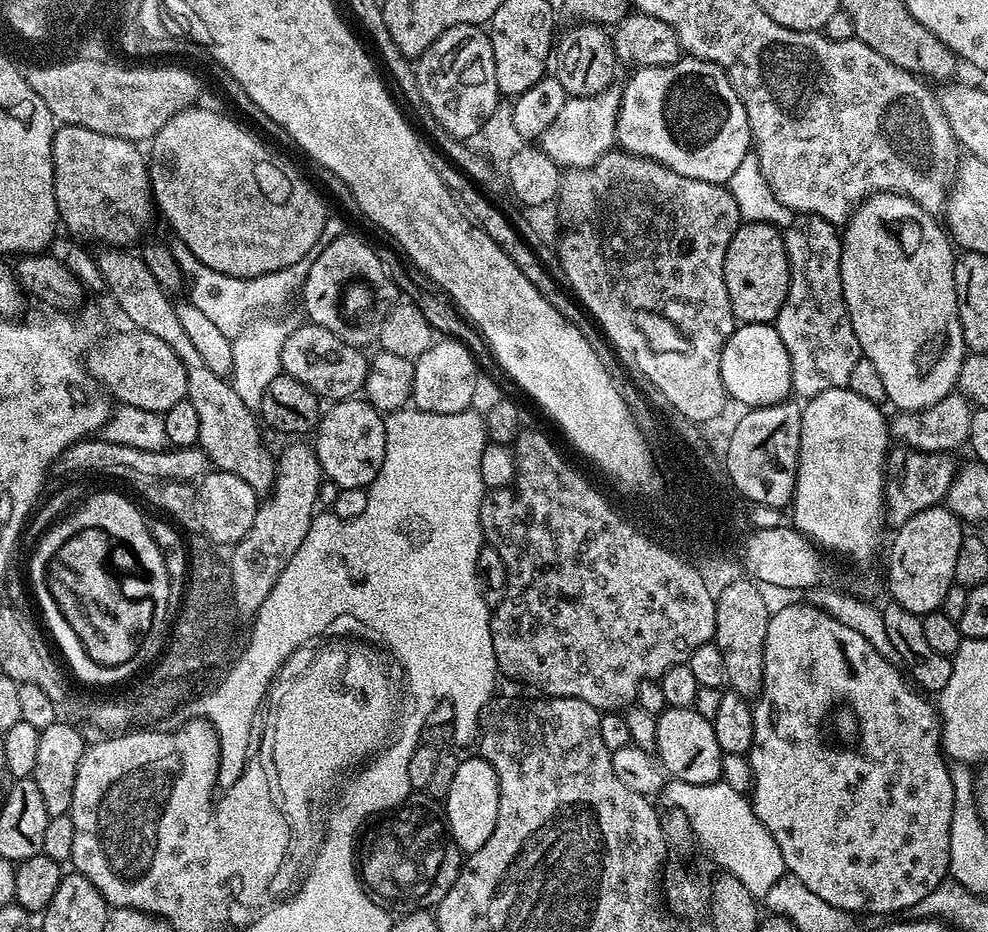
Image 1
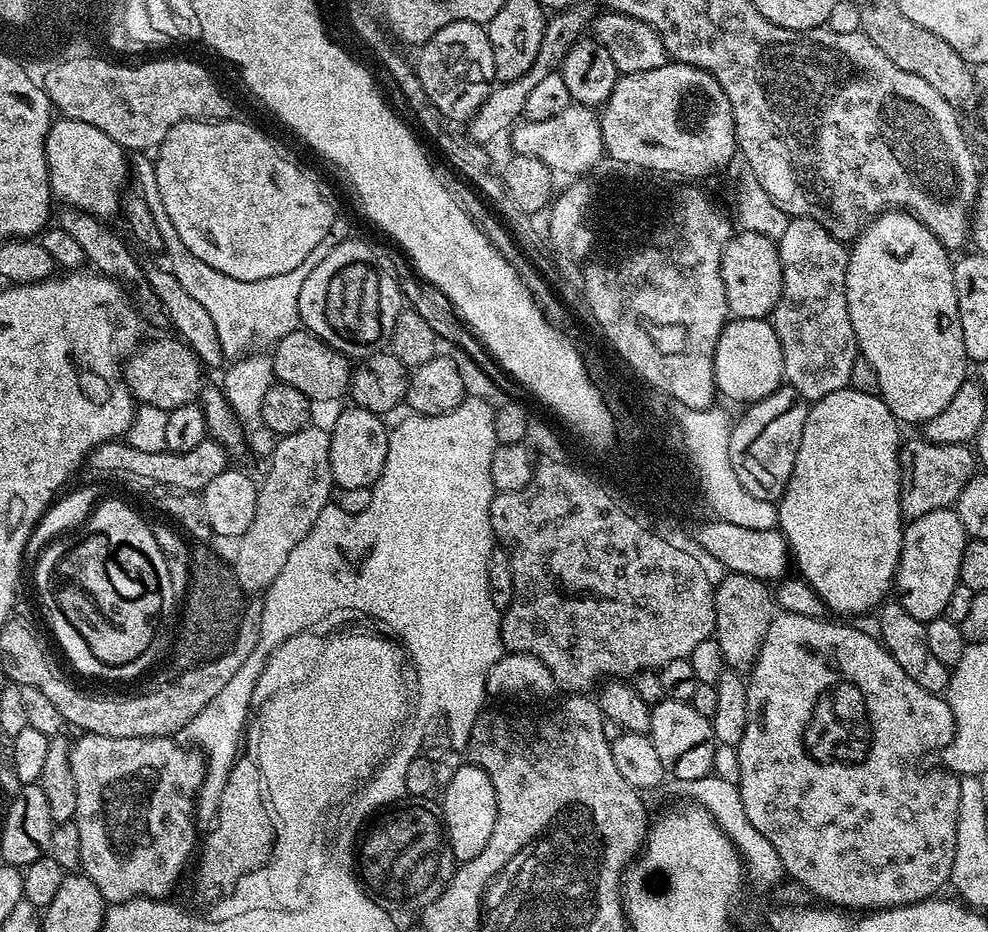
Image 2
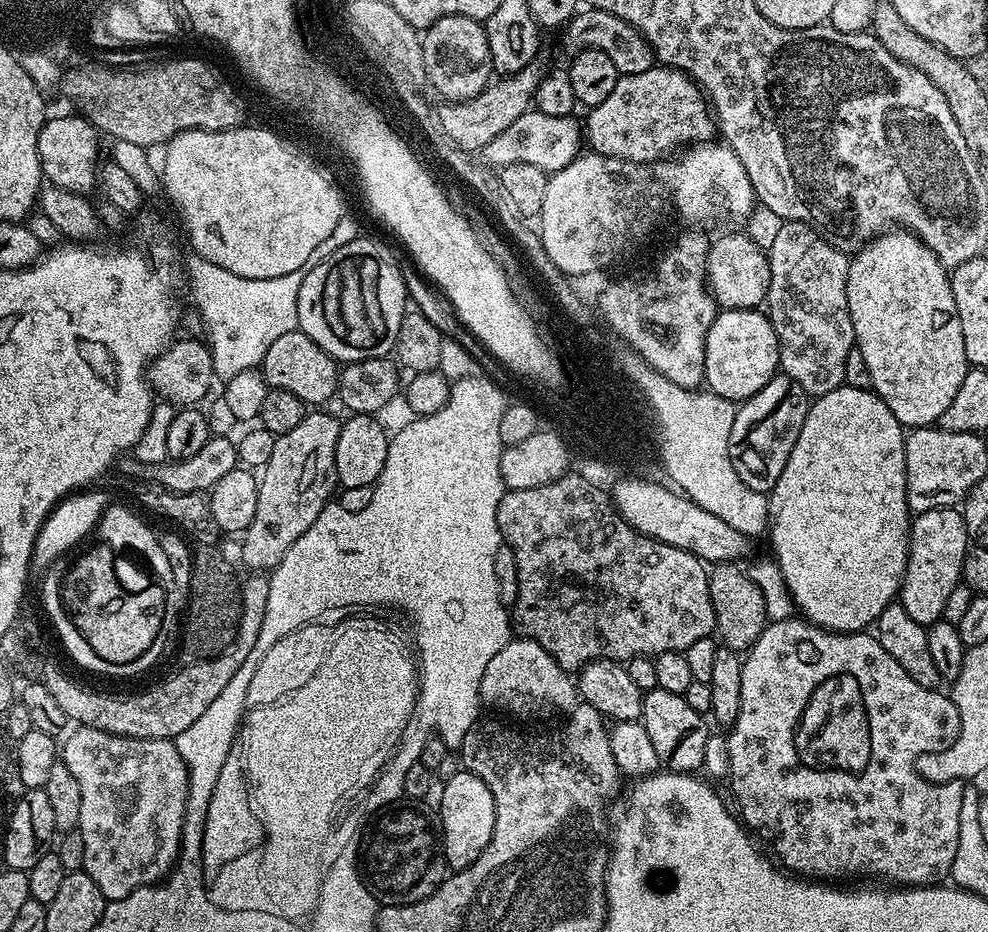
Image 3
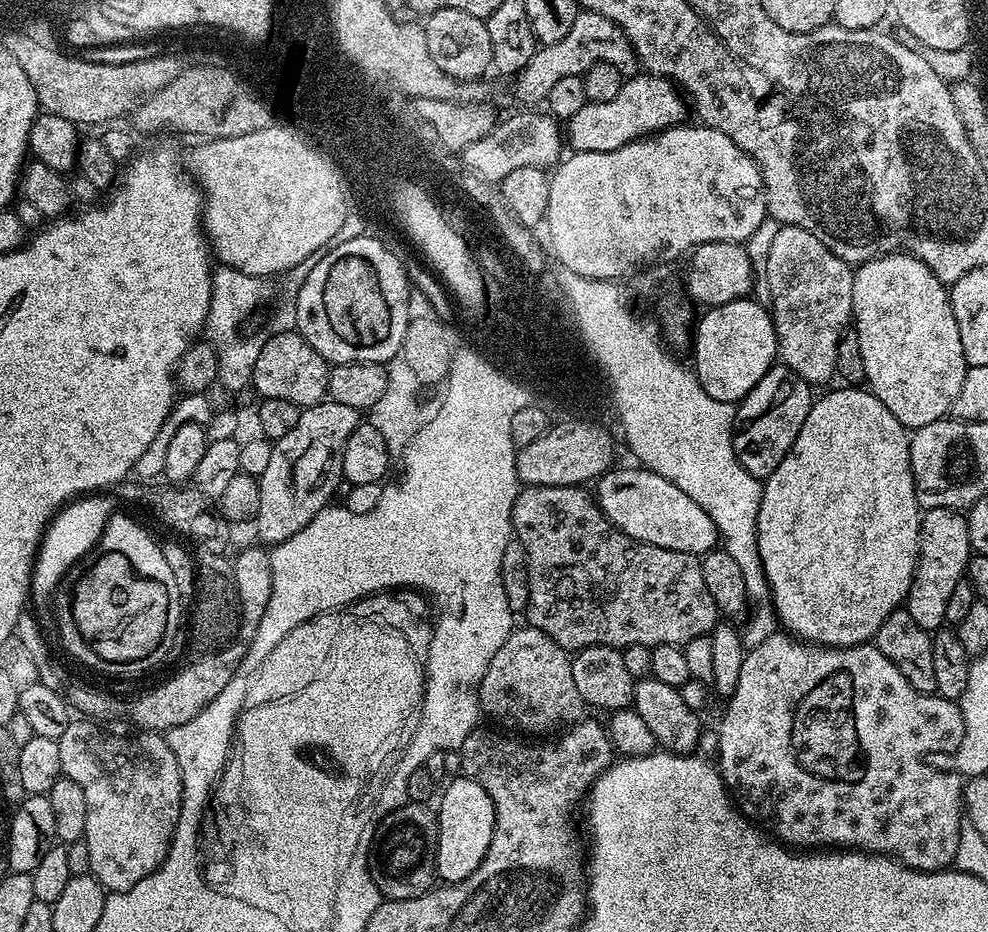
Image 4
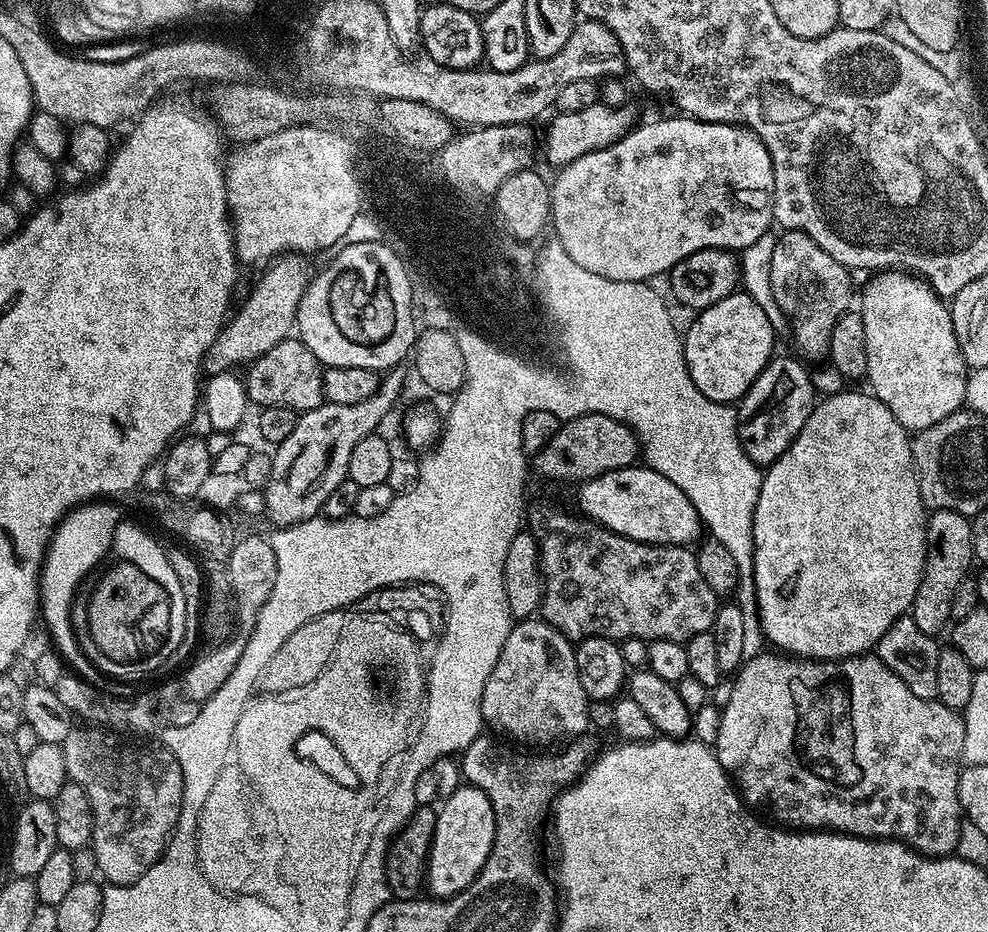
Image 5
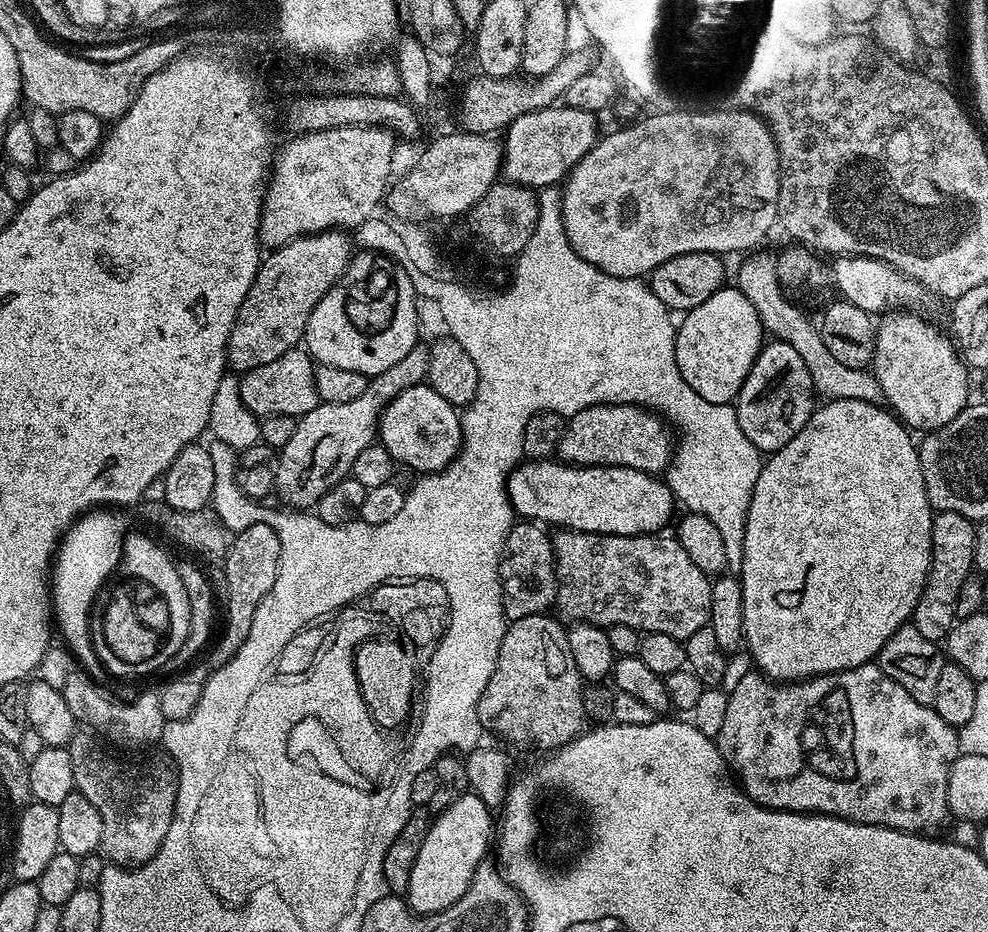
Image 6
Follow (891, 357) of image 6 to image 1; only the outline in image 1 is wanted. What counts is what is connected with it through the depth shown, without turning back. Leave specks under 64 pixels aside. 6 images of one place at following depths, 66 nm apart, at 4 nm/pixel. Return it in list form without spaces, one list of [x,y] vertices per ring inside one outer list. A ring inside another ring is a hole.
[[[875,192],[868,196],[857,206],[852,213],[846,227],[842,232],[842,258],[840,259],[840,269],[842,270],[842,294],[846,302],[846,310],[850,318],[850,326],[854,326],[854,338],[858,338],[858,346],[862,356],[874,363],[878,370],[879,377],[882,378],[887,396],[887,403],[893,404],[900,412],[921,412],[924,408],[934,406],[934,402],[942,402],[957,387],[959,370],[962,368],[966,349],[962,338],[962,326],[960,325],[960,315],[958,314],[958,294],[954,286],[954,270],[956,269],[957,253],[952,253],[954,249],[953,241],[949,233],[945,231],[933,213],[922,210],[908,196],[903,196],[897,192]]]

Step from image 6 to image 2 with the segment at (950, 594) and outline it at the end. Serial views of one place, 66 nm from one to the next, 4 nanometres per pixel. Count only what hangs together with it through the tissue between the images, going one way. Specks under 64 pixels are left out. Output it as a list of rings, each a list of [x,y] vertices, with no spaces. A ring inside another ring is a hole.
[[[955,507],[930,510],[930,514],[922,514],[922,518],[907,521],[904,526],[902,550],[896,567],[894,581],[894,600],[907,610],[910,615],[925,622],[944,615],[946,601],[954,586],[960,582],[960,567],[962,566],[962,550],[967,546],[970,537],[968,531],[962,526],[962,518],[958,518]]]

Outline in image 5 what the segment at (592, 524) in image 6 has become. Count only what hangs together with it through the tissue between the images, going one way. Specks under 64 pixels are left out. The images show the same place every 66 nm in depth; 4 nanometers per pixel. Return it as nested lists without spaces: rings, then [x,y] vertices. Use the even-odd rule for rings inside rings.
[[[633,466],[610,470],[593,480],[583,481],[579,488],[579,511],[614,534],[643,544],[673,546],[692,546],[692,543],[695,545],[701,539],[700,515],[698,510],[694,510],[690,498],[686,498],[686,494],[682,494],[682,490],[678,490],[670,478],[658,474],[653,468]]]

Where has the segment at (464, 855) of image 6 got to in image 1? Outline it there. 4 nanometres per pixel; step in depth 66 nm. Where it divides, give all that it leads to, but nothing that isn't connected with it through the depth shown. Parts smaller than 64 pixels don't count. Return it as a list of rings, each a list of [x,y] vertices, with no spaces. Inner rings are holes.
[[[473,754],[469,760],[460,760],[460,765],[450,783],[448,796],[442,800],[448,818],[448,832],[452,840],[460,847],[461,853],[467,854],[478,850],[494,834],[494,822],[498,822],[498,774],[484,757]]]

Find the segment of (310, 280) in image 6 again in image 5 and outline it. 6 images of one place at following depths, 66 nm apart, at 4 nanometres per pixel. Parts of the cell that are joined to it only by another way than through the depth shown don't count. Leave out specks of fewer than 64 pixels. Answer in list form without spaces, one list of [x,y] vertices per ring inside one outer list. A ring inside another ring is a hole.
[[[285,254],[276,257],[275,267],[292,268],[292,276],[296,279],[296,284],[292,280],[284,280],[283,270],[276,268],[273,272],[266,273],[253,286],[252,296],[254,299],[260,300],[260,308],[256,308],[252,312],[256,321],[248,325],[236,324],[232,329],[229,327],[223,333],[222,338],[213,344],[207,356],[204,357],[202,365],[203,371],[208,376],[216,376],[220,372],[235,369],[237,367],[235,364],[247,365],[262,354],[266,354],[266,350],[270,350],[272,346],[278,346],[278,342],[289,339],[293,335],[298,306],[302,302],[304,292],[314,275],[313,269],[308,269],[308,260],[309,257],[304,254]]]

